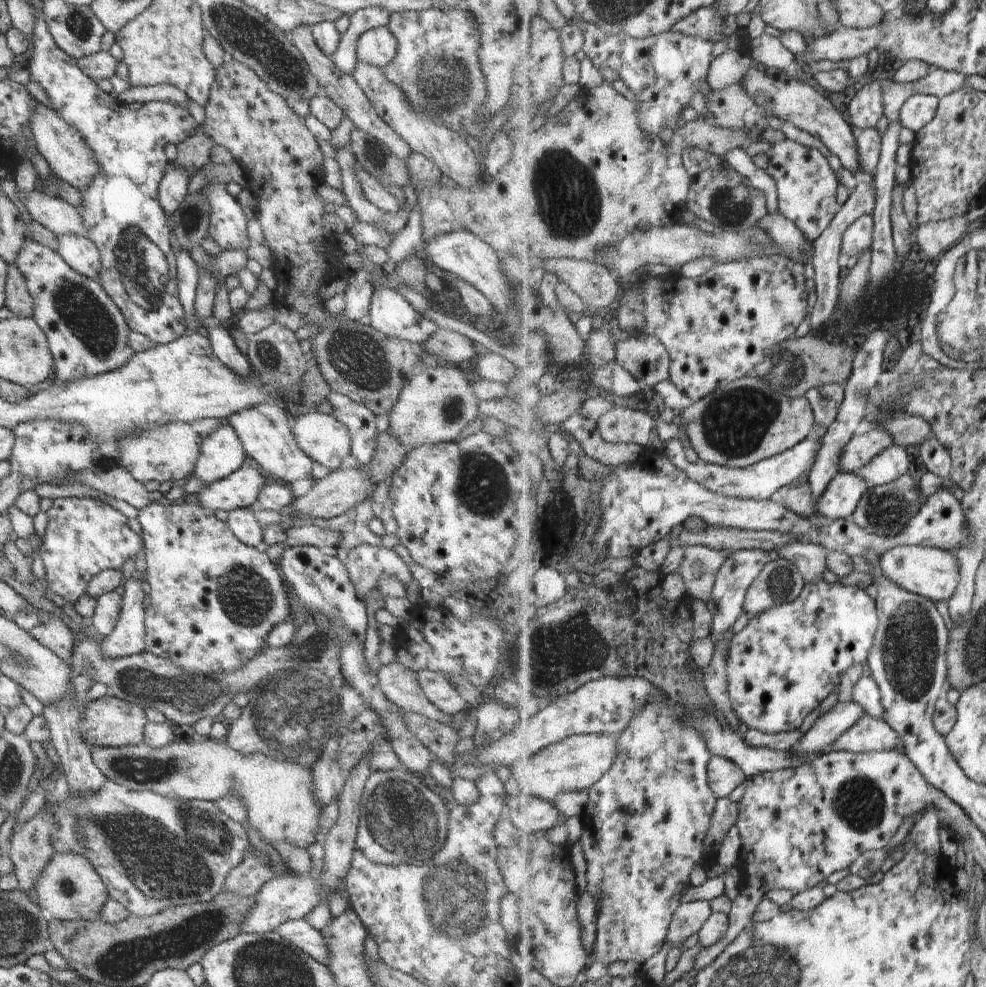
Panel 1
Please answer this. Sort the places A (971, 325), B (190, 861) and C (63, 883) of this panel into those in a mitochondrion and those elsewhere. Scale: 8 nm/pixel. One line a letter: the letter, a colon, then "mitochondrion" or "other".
A: mitochondrion
B: mitochondrion
C: mitochondrion

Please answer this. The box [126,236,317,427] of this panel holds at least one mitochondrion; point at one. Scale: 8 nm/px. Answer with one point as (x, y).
(268, 355)

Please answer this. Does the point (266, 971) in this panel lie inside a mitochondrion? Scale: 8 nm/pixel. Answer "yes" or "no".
yes

